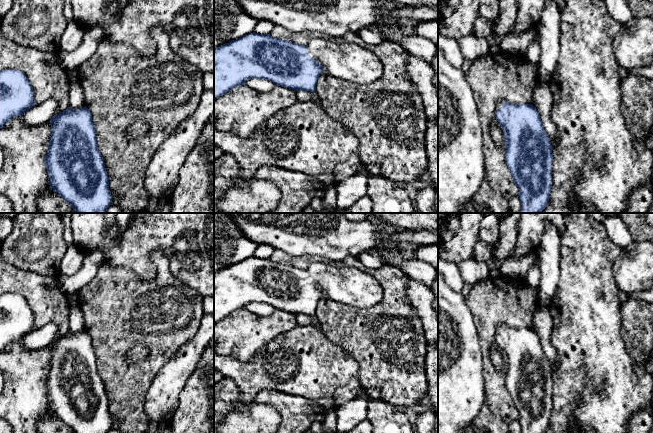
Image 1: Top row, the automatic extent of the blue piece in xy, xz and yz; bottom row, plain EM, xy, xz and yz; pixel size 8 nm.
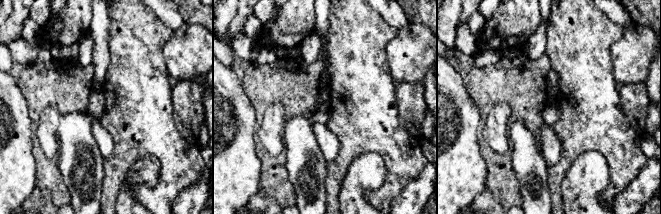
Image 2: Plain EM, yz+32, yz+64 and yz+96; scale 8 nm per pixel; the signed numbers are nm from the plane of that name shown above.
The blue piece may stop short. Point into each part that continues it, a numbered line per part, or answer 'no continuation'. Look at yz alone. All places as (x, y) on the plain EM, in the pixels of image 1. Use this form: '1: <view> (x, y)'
no continuation

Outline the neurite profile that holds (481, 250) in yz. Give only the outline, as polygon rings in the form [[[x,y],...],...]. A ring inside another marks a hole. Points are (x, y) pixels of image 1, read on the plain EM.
[[[479,238],[474,247],[474,258],[480,262],[486,262],[489,256],[489,246]]]

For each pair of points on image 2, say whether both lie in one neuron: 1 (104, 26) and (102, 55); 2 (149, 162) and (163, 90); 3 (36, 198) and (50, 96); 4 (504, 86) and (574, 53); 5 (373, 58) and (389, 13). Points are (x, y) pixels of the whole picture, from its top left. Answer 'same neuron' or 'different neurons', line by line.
1: same neuron
2: different neurons
3: different neurons
4: different neurons
5: different neurons

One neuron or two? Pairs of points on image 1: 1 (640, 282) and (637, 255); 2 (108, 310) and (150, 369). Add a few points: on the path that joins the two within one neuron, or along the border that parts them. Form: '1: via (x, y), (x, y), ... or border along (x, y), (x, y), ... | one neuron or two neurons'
1: via (640, 275), (640, 262) | one neuron
2: via (126, 319), (135, 322), (153, 341), (153, 351) | one neuron

